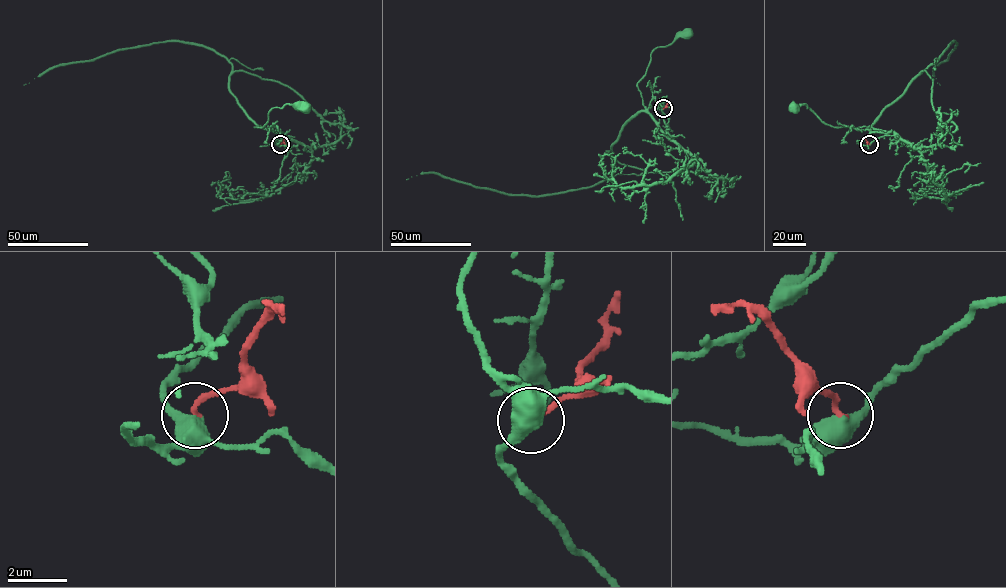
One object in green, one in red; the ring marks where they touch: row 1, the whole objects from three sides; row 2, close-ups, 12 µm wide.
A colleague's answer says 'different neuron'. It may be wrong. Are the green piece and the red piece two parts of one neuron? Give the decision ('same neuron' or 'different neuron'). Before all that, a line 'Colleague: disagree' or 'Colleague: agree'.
Colleague: agree
different neuron

